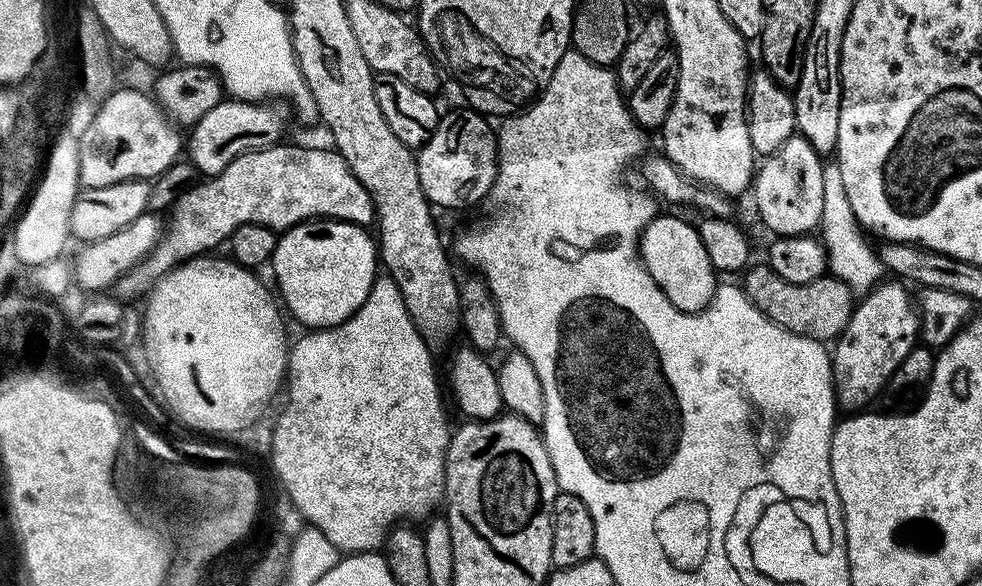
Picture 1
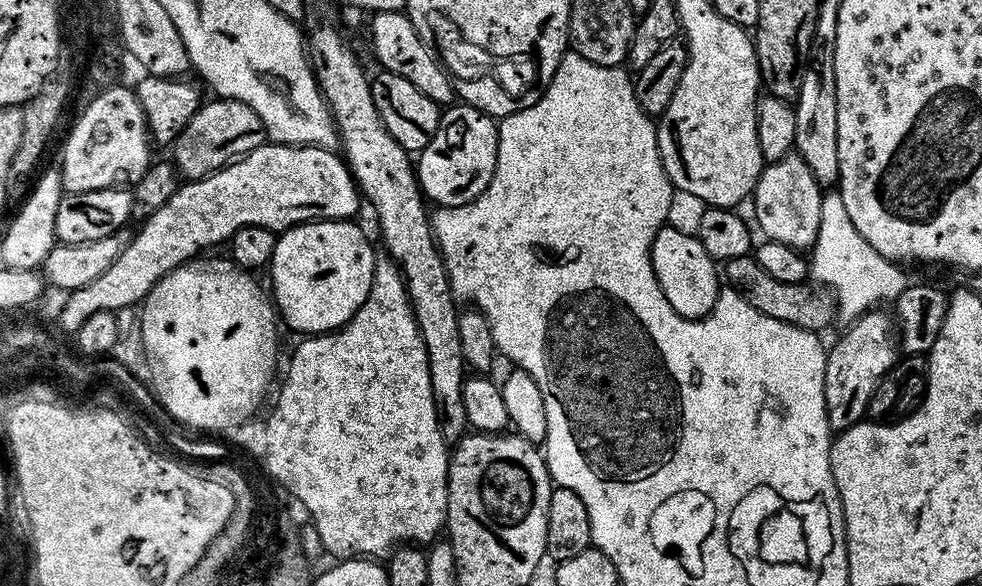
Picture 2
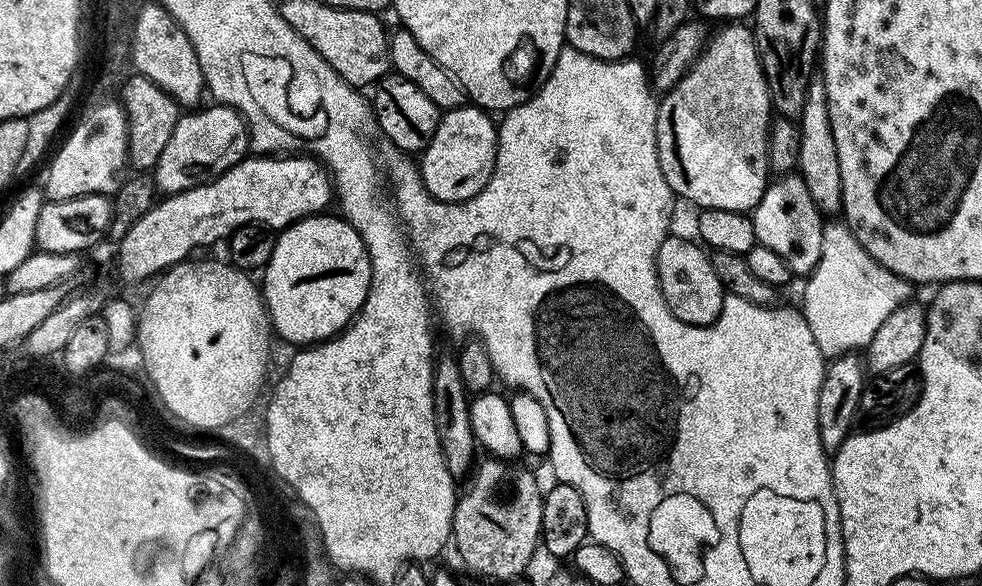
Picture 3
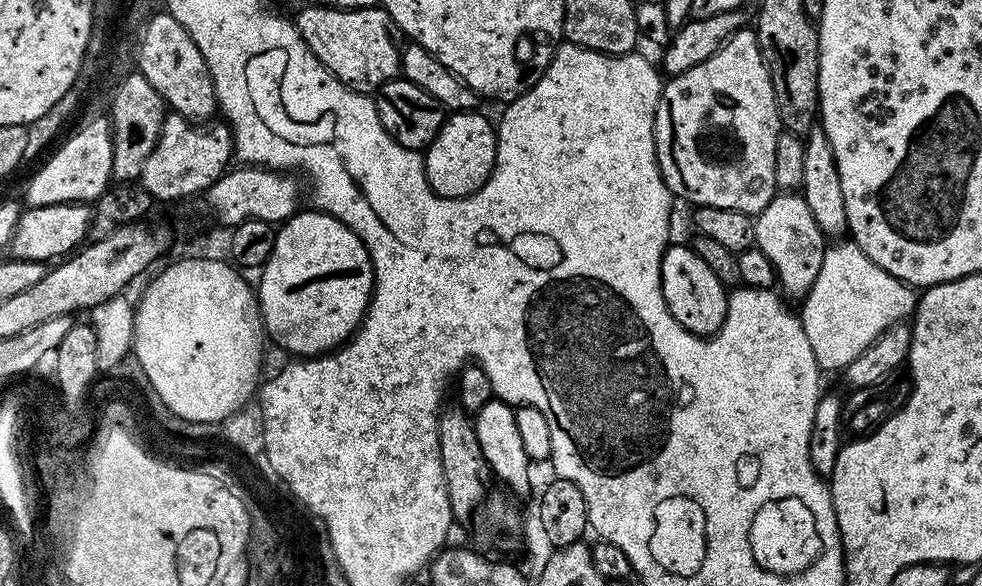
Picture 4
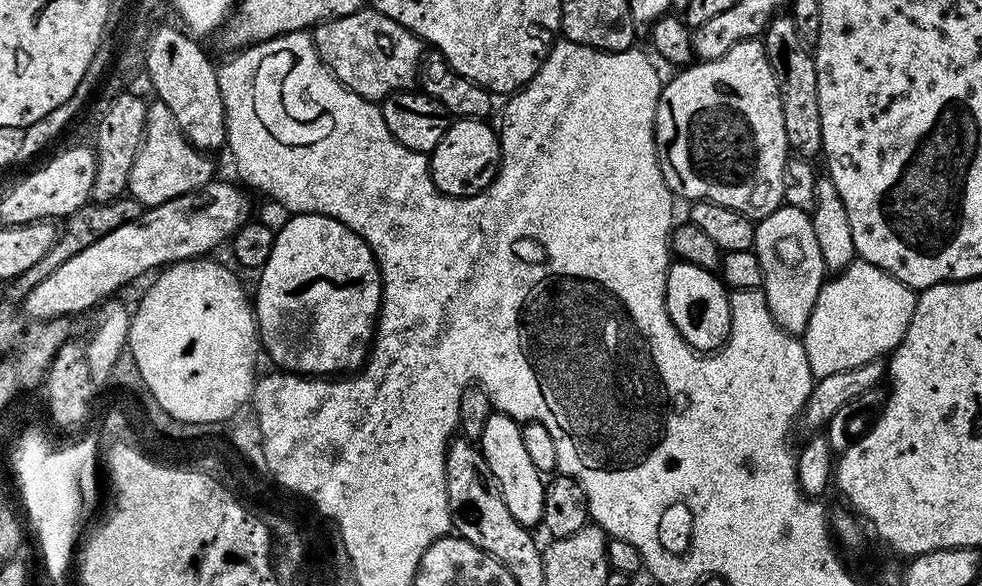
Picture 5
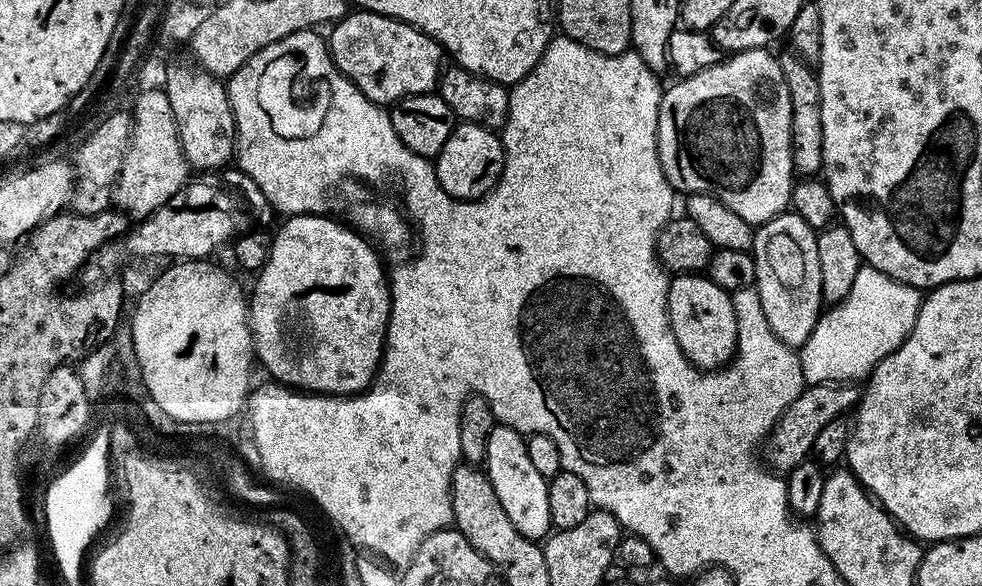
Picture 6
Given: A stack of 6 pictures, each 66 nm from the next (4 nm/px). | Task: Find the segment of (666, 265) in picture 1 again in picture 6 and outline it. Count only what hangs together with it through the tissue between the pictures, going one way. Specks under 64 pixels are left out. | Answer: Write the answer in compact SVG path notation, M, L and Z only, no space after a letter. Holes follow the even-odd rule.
M676 274L668 285L668 325L674 330L678 346L691 364L701 370L725 367L736 355L736 306L733 297L723 292L704 274Z

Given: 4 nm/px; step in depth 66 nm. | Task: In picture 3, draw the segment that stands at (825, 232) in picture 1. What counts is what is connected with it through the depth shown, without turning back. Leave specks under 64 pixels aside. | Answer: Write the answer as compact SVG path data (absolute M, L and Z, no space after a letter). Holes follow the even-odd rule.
M839 223L824 225L822 254L818 258L818 266L807 277L802 305L810 334L814 334L814 342L818 342L818 350L825 358L867 349L878 326L894 314L899 304L909 303L911 296L908 295L914 291L909 281L883 268L856 241L847 223Z

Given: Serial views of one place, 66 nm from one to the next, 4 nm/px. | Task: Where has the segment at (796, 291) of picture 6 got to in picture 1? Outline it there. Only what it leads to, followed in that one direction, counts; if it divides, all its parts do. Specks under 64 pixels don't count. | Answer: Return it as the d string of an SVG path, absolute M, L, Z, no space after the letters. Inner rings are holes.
M799 134L782 142L780 149L772 156L763 157L754 173L754 183L750 196L756 199L756 212L760 220L776 236L806 236L819 229L822 218L822 182L824 181L825 161L811 148Z

